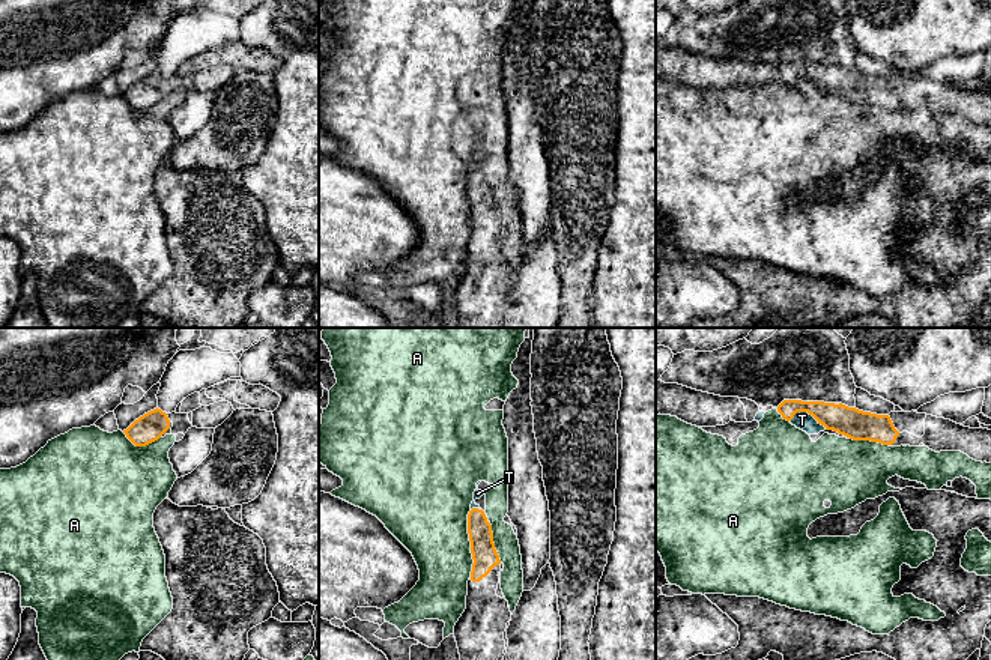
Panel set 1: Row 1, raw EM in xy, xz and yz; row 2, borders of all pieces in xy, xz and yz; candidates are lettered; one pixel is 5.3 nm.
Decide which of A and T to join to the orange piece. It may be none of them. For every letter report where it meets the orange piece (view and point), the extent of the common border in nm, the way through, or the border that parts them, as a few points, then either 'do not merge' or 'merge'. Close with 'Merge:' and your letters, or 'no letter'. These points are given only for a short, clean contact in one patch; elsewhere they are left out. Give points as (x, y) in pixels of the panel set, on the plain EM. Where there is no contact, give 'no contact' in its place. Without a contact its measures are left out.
A: xz (471, 206) | 360 nm | do not merge
T: yz (808, 75) | 200 nm | merge
Merge: T

